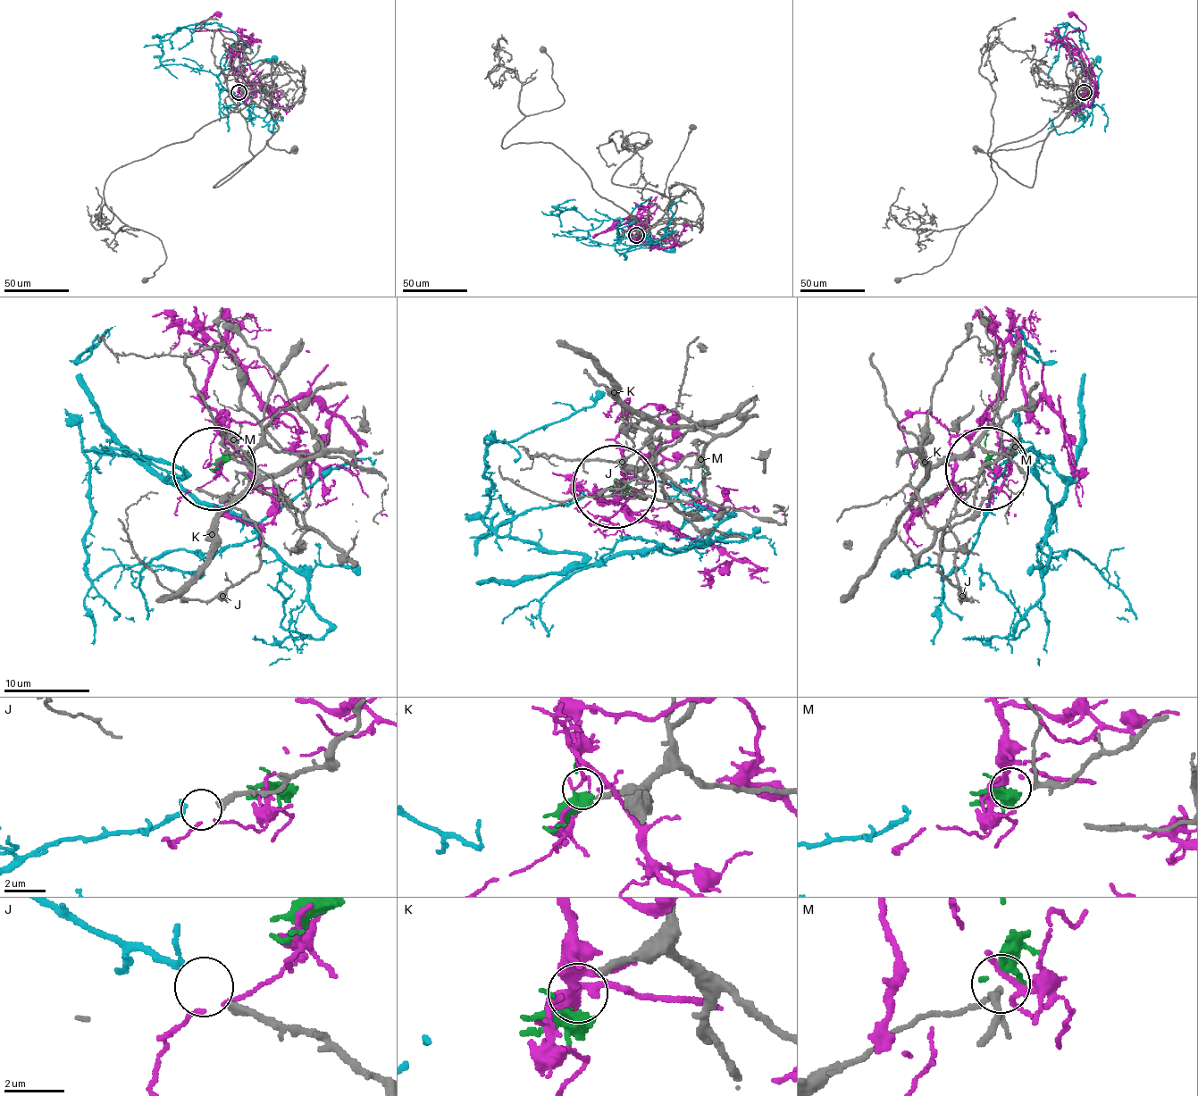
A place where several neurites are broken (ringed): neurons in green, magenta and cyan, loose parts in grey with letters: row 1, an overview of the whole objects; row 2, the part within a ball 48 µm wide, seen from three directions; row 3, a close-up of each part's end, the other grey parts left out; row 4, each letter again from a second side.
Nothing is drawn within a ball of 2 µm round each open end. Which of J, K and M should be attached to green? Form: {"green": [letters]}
{"green": ["M"]}

